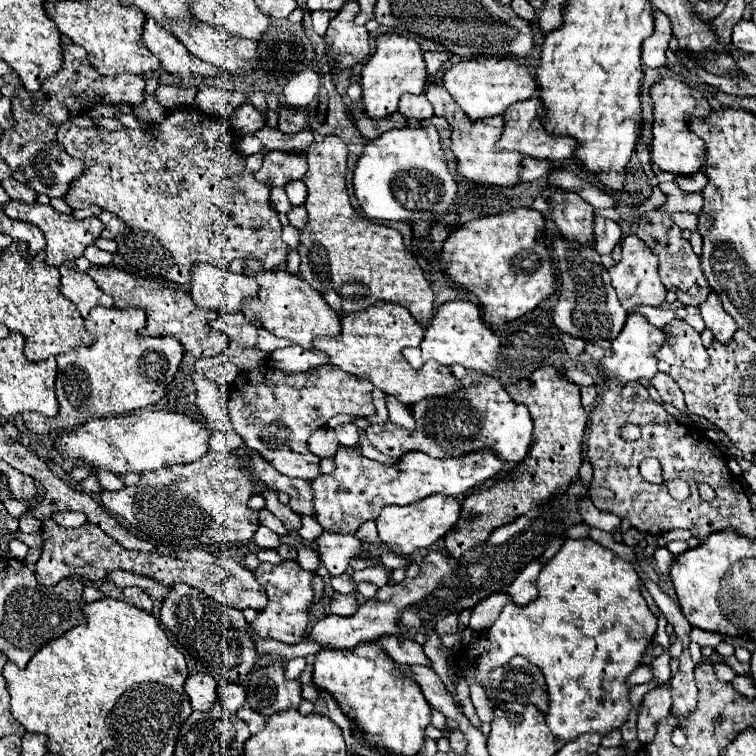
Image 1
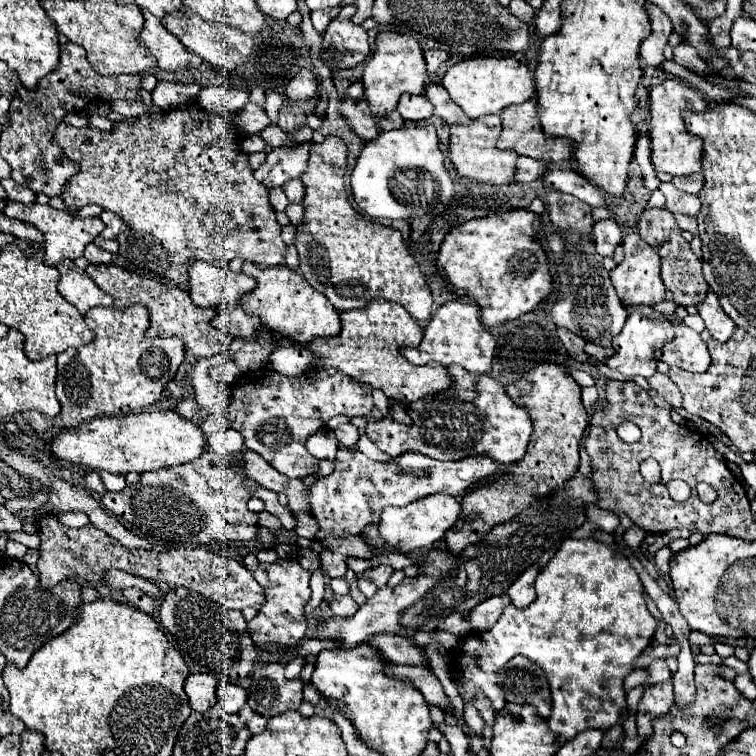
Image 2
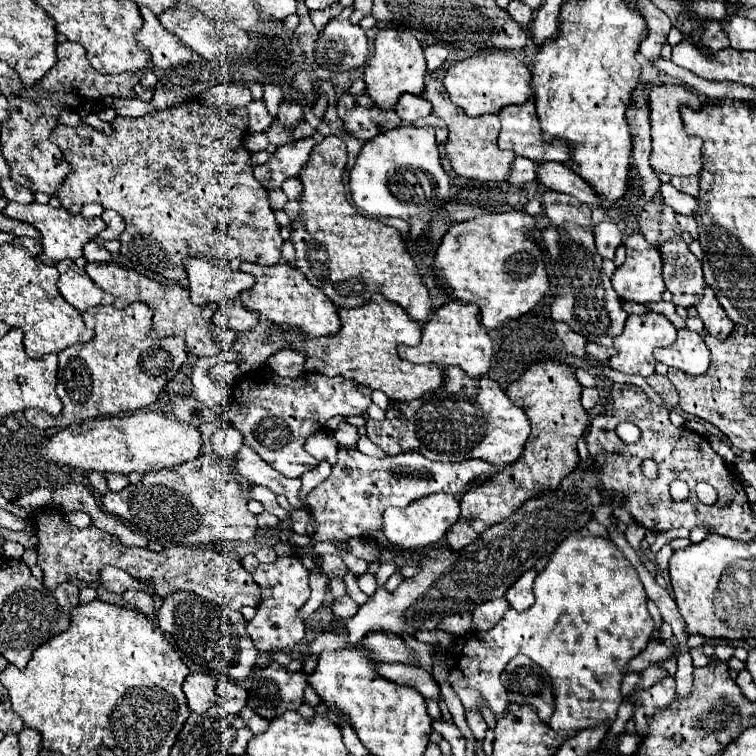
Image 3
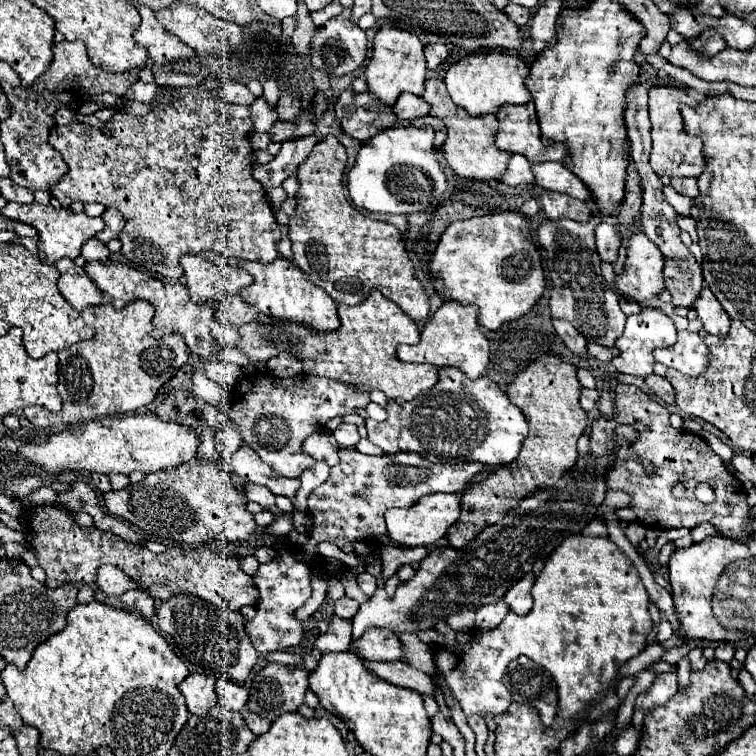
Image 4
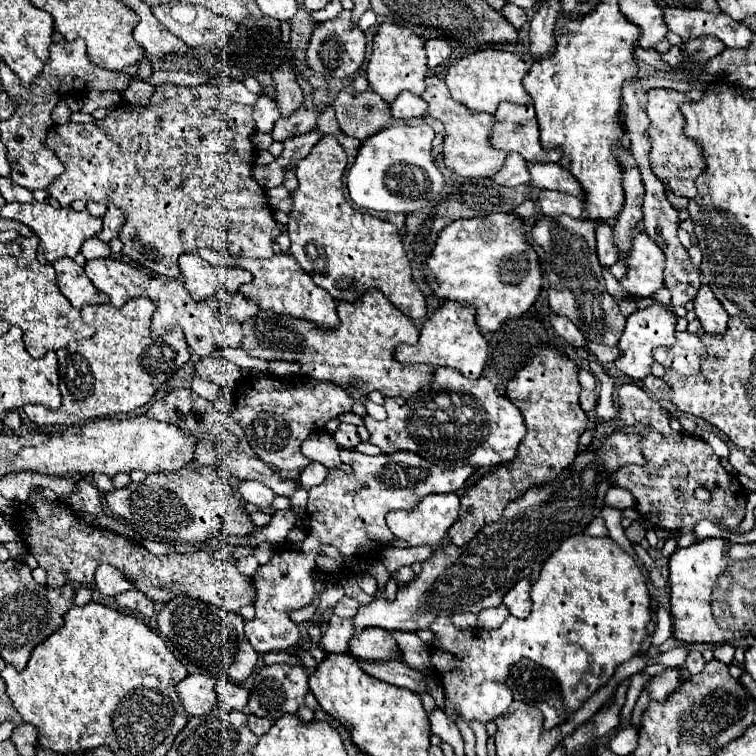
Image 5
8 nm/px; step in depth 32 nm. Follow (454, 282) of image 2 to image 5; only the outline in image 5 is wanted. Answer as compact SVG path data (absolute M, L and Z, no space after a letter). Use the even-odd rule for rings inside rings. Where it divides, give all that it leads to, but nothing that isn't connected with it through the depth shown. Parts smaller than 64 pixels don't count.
M512 214L452 222L438 234L422 274L436 298L474 306L476 324L486 332L496 332L502 324L520 318L542 288L538 254L524 240L524 226Z

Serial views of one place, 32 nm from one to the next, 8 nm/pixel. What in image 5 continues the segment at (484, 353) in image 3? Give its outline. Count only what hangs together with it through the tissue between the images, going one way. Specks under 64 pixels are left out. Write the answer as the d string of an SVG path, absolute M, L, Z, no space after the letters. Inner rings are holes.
M442 302L438 310L426 318L420 330L418 344L400 344L394 350L394 358L402 364L430 364L448 366L458 370L466 378L480 378L488 358L488 344L476 326L476 310L460 302Z

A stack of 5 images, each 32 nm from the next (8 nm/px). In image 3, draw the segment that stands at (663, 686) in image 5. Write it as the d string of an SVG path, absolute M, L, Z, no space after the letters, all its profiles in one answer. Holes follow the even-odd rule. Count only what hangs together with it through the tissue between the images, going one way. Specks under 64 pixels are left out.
M666 676L662 680L658 680L652 688L644 690L638 694L636 698L636 706L634 706L634 724L636 724L636 732L640 736L644 736L648 732L648 716L652 716L652 712L666 708L670 704L670 700L674 700L676 696L676 682L674 676Z

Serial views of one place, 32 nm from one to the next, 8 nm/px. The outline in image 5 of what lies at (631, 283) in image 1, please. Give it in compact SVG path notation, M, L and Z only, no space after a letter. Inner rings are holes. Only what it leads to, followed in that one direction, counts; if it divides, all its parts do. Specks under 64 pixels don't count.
M644 232L636 234L632 240L630 258L626 262L628 276L620 280L620 286L634 296L648 298L664 286L664 262L666 256L658 244Z

